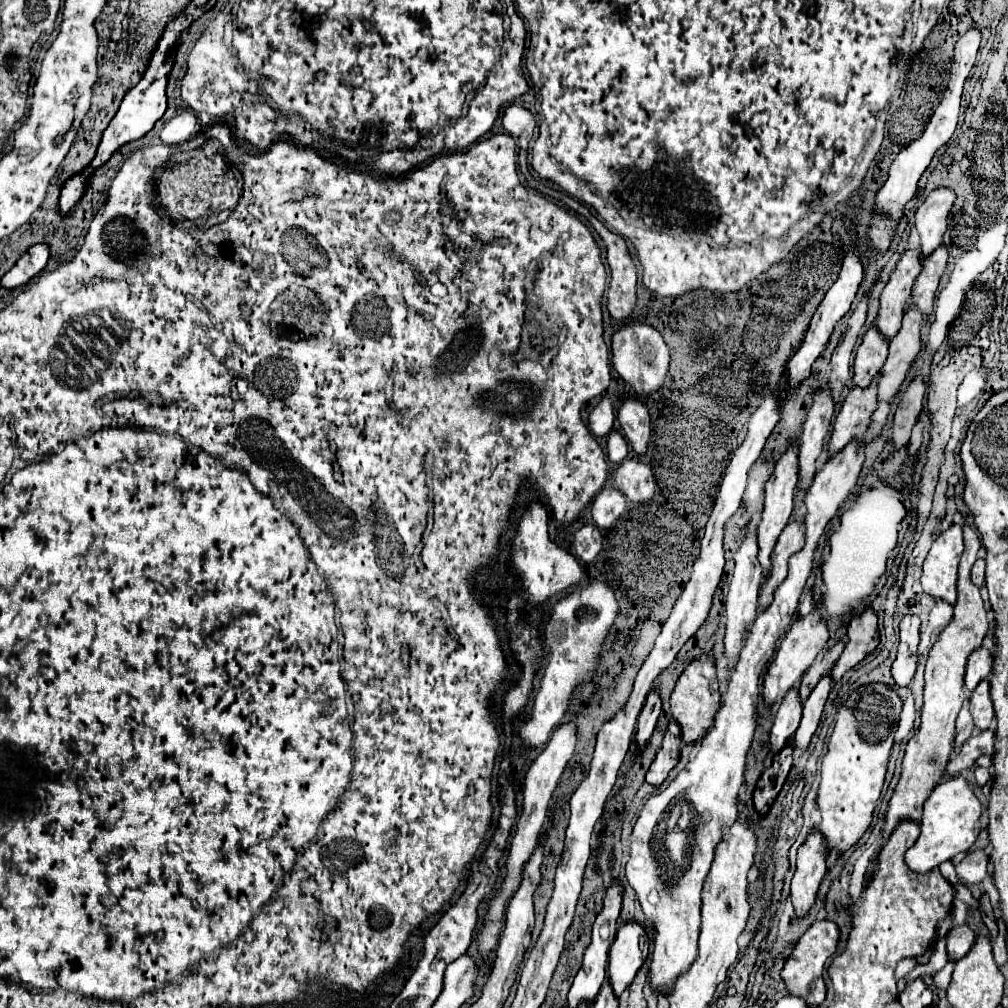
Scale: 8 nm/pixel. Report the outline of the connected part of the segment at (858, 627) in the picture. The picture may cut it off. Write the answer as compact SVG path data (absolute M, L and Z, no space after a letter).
M867 608L859 618L853 618L847 628L847 646L837 660L837 664L831 670L833 682L839 682L847 670L851 670L855 665L875 650L879 644L879 630L877 630L877 614L873 608Z

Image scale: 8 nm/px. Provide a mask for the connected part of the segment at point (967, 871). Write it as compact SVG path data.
M983 848L969 852L963 862L957 866L957 874L969 884L981 884L987 878L989 854L983 854Z

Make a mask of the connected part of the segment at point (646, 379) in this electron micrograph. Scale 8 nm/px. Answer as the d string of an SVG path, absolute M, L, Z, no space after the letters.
M633 324L633 326L621 328L613 336L611 350L613 350L613 366L615 366L615 370L633 388L635 394L649 396L649 394L657 392L663 386L669 364L671 364L671 354L669 354L669 348L667 348L661 332L657 332L653 326Z

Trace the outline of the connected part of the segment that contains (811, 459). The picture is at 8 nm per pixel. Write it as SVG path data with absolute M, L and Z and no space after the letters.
M815 392L813 408L803 424L803 434L799 438L799 492L807 492L813 484L813 476L817 472L817 458L823 452L823 438L827 436L833 414L835 402L831 398L831 392Z

